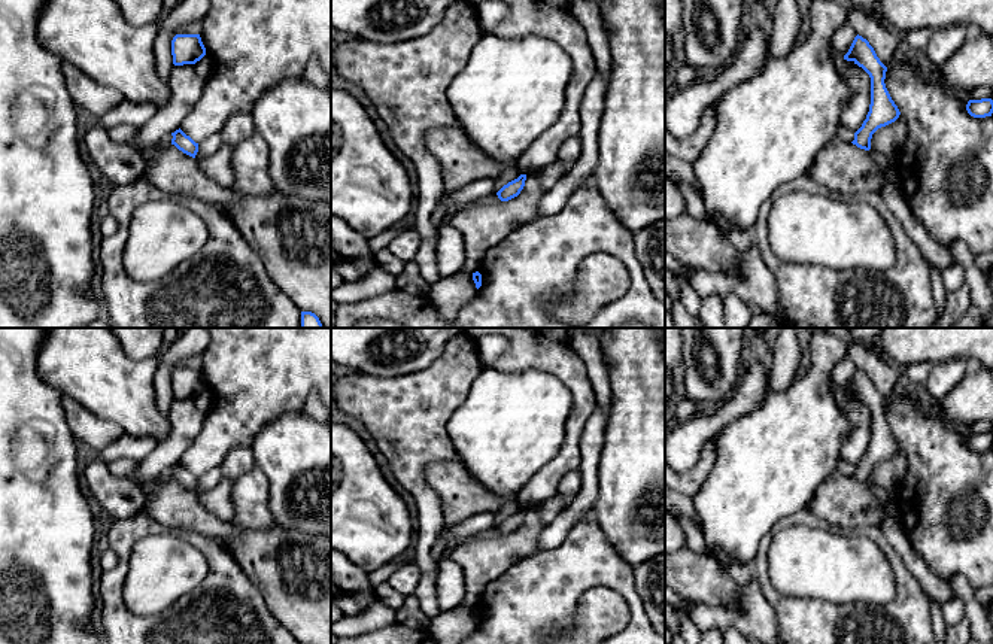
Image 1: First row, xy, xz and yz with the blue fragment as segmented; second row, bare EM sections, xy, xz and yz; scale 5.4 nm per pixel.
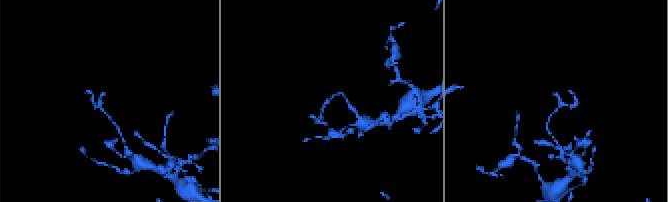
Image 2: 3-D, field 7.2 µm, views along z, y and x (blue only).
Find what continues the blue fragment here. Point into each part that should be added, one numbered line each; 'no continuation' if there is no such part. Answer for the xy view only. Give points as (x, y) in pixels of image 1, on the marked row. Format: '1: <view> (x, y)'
no continuation

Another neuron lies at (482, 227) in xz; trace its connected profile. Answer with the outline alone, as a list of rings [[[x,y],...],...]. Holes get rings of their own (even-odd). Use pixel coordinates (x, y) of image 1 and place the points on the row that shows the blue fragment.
[[[543,170],[526,174],[520,194],[498,204],[473,204],[452,215],[449,225],[464,239],[464,270],[479,271],[488,249],[496,246],[511,231],[540,218]]]

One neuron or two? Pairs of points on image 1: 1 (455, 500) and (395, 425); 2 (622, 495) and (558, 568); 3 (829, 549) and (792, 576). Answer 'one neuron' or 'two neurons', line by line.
1: two neurons
2: two neurons
3: one neuron

